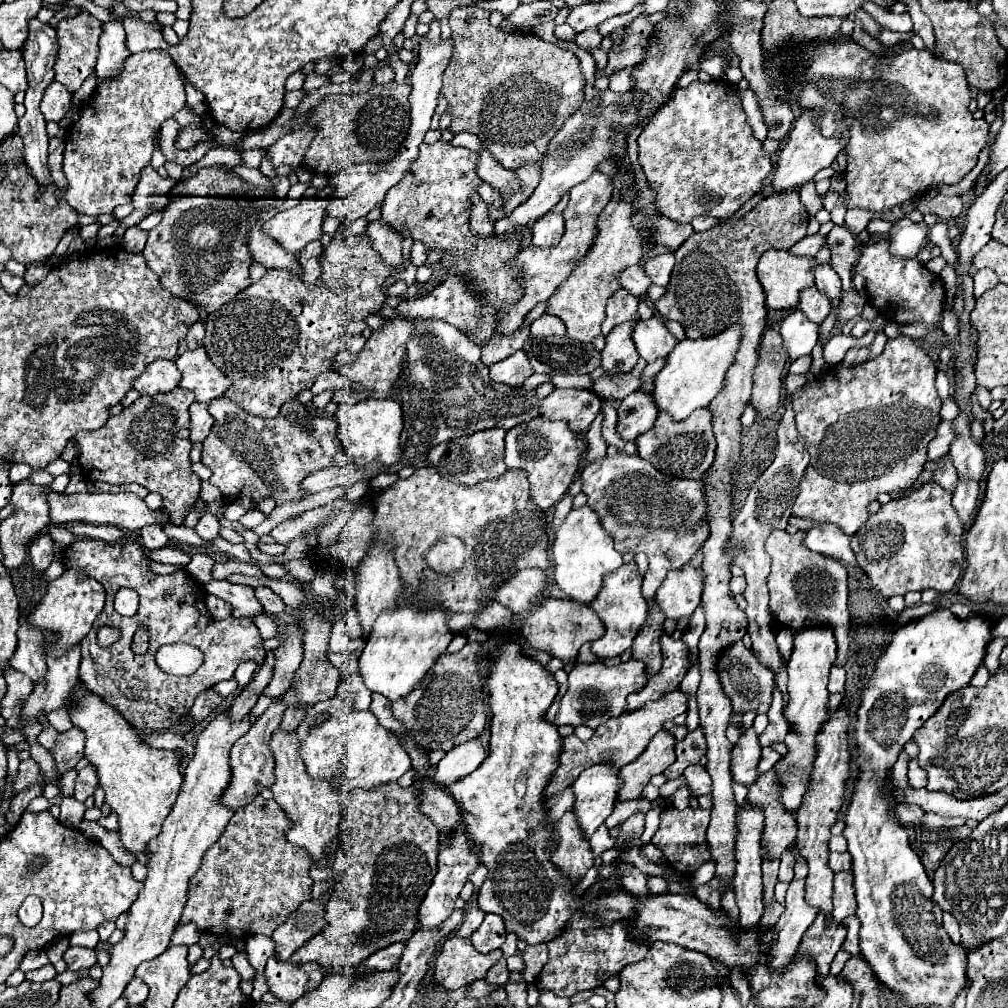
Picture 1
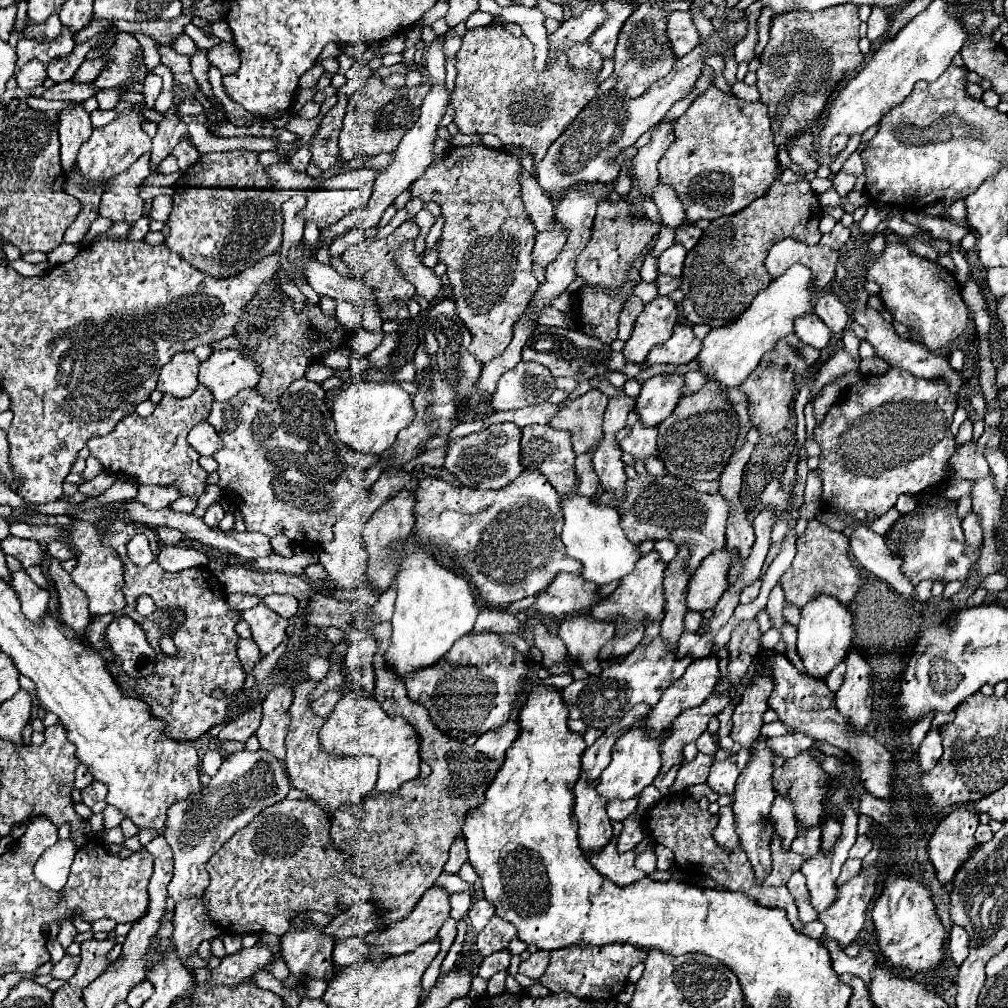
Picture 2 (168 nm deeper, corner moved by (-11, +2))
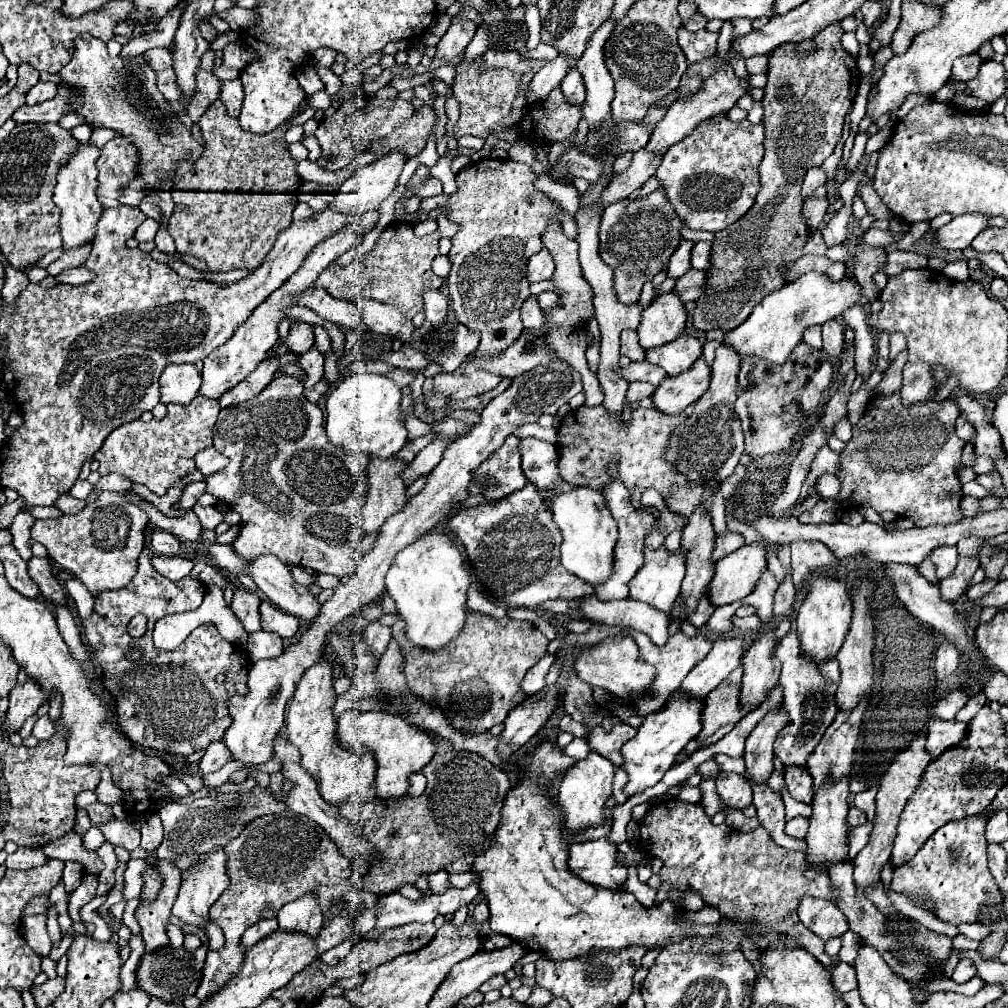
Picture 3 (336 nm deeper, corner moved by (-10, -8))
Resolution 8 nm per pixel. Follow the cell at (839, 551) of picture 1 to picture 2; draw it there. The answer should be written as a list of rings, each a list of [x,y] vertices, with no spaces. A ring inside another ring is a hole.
[[[859,527],[851,535],[851,553],[875,577],[891,583],[891,587],[907,599],[915,599],[913,583],[901,573],[903,561],[891,553],[887,539],[867,527]]]

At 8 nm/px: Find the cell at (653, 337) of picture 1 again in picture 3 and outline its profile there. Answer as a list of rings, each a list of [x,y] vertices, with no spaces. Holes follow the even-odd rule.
[[[680,335],[678,339],[656,347],[646,353],[646,361],[662,367],[668,375],[680,375],[692,367],[692,363],[702,355],[702,343],[692,335]]]

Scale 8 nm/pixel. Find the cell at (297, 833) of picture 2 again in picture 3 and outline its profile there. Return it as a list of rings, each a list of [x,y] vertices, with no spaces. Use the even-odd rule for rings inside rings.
[[[282,811],[276,815],[258,817],[244,827],[244,833],[224,847],[224,853],[228,857],[226,869],[230,887],[212,905],[210,919],[224,931],[226,945],[222,951],[208,951],[202,969],[202,981],[196,991],[198,999],[216,991],[216,987],[220,987],[220,983],[224,983],[224,979],[228,979],[228,975],[240,967],[244,959],[240,937],[244,931],[262,919],[276,919],[282,905],[312,893],[320,901],[324,915],[338,911],[340,903],[342,909],[348,909],[354,915],[366,911],[362,891],[356,889],[350,881],[354,873],[348,865],[348,859],[340,855],[338,847],[324,833],[324,829],[318,827],[318,823],[306,819],[306,815]]]

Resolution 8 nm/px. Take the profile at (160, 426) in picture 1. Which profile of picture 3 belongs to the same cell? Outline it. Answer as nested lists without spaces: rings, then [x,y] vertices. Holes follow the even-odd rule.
[[[198,395],[190,405],[168,405],[168,413],[162,421],[152,419],[150,423],[132,421],[118,427],[108,435],[94,459],[100,463],[98,473],[120,473],[132,483],[146,485],[156,495],[166,495],[176,483],[196,469],[194,455],[206,447],[212,447],[212,427],[216,423],[220,405],[216,399]]]

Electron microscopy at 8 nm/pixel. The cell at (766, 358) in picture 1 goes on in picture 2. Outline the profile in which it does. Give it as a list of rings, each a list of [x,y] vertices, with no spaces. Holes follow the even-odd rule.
[[[789,335],[789,337],[781,339],[777,343],[777,347],[763,357],[759,367],[749,375],[749,379],[745,379],[739,385],[739,389],[747,395],[751,423],[759,433],[779,433],[781,429],[787,427],[789,409],[791,409],[793,397],[797,395],[795,389],[803,383],[807,369],[811,369],[819,361],[821,361],[821,353],[817,349],[813,349],[811,345],[805,345],[797,335]],[[761,413],[765,413],[765,421],[767,421],[767,423],[763,423],[763,425],[767,425],[765,429],[759,427],[761,419],[763,419],[763,417],[759,417]]]

